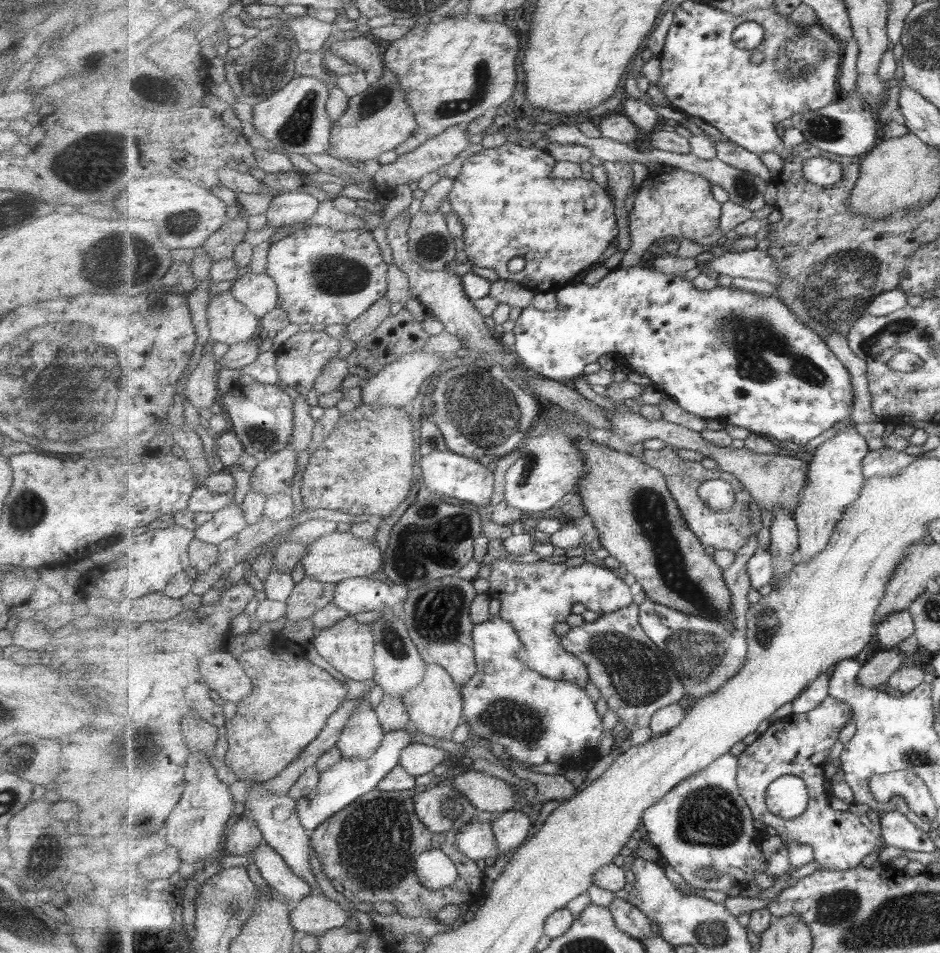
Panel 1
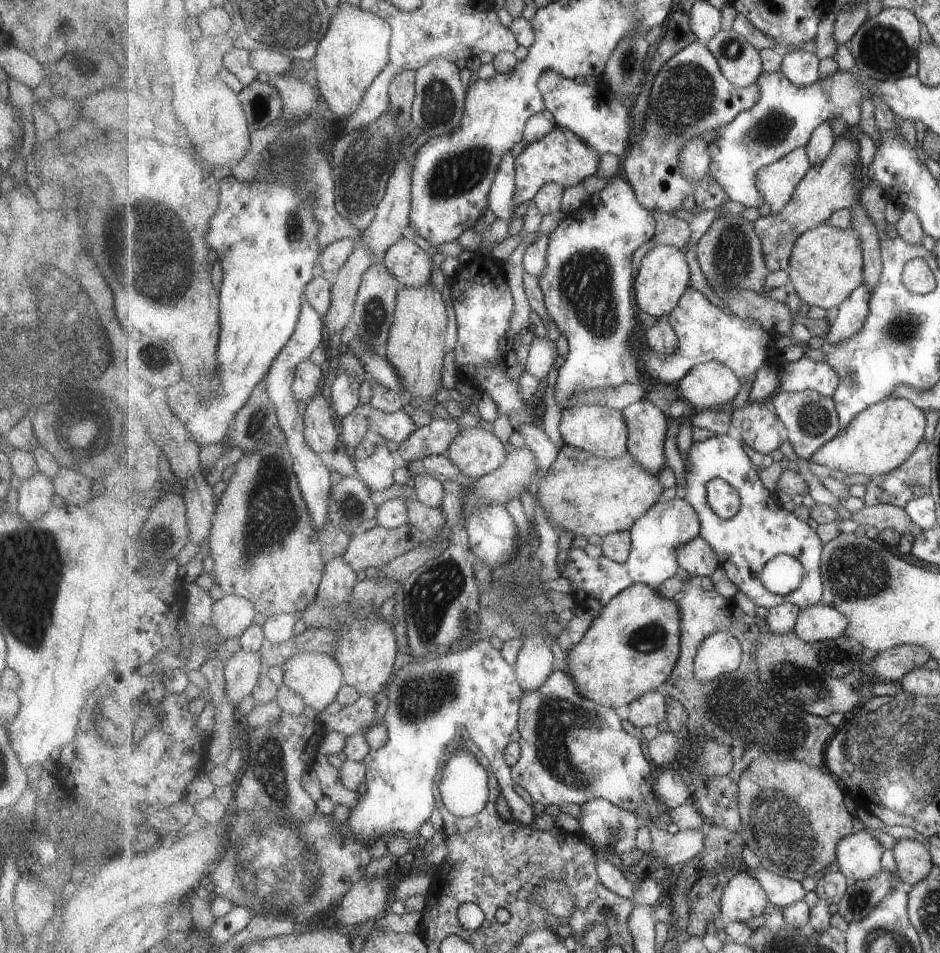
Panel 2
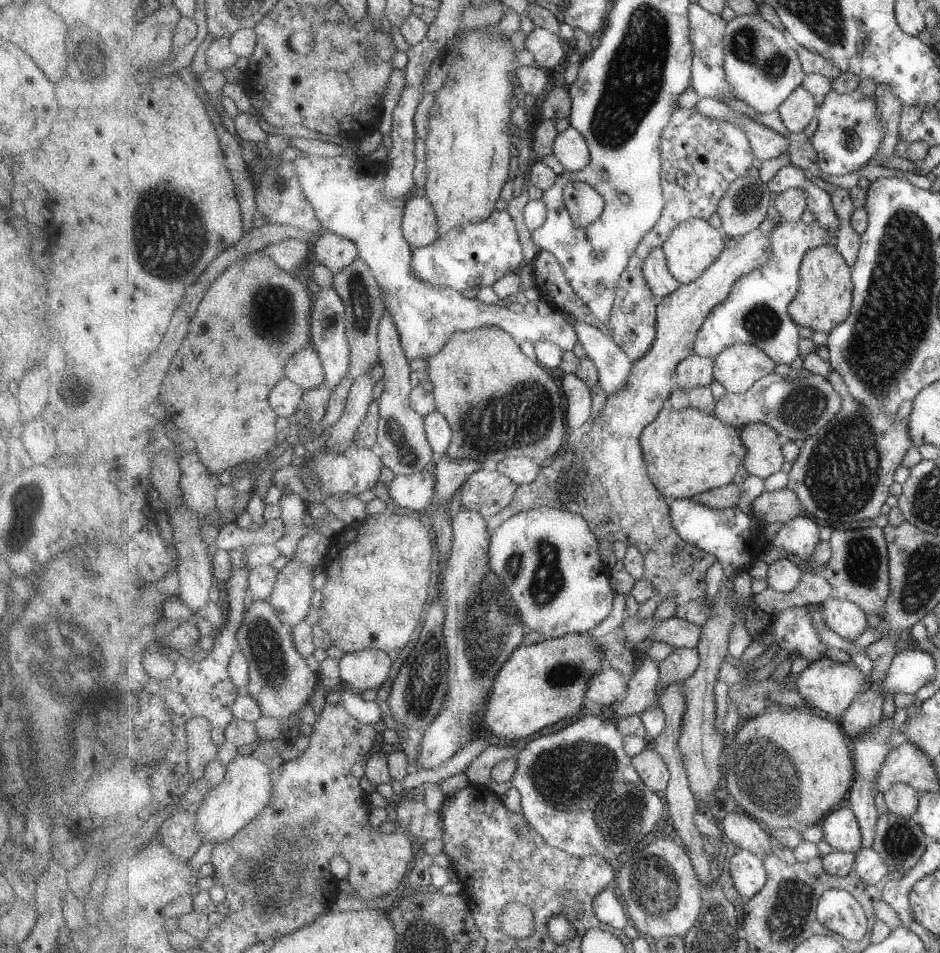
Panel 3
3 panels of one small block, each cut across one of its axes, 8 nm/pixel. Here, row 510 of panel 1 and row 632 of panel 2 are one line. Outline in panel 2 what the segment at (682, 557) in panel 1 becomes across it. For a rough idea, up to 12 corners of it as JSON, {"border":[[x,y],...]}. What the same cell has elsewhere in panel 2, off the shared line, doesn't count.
{"border":[[621,592],[567,653],[587,700],[621,708],[680,662],[681,610]]}

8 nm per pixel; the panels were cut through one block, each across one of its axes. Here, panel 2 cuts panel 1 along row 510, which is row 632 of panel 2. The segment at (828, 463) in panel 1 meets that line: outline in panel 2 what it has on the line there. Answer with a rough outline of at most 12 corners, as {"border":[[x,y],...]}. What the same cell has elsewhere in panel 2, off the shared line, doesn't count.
{"border":[[818,603],[800,610],[794,630],[804,642],[846,635],[849,618]]}

